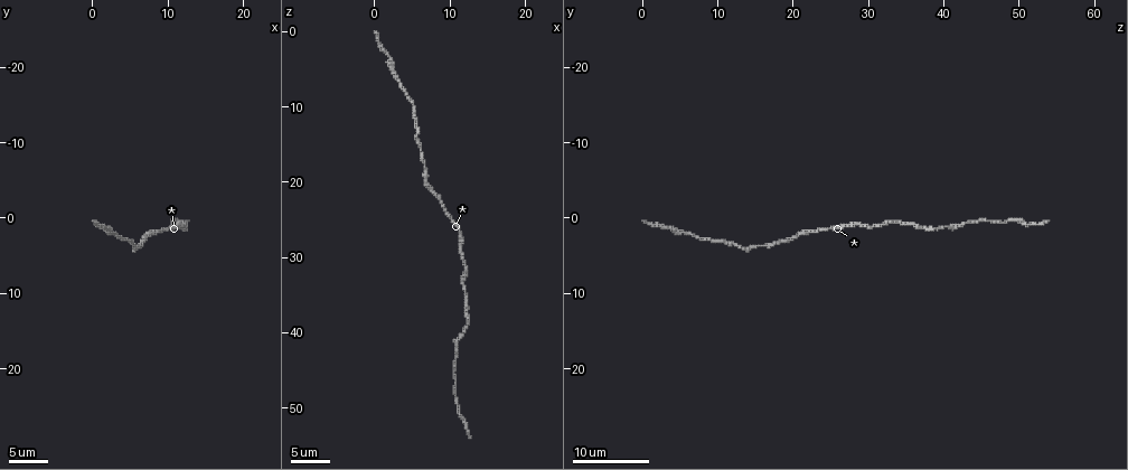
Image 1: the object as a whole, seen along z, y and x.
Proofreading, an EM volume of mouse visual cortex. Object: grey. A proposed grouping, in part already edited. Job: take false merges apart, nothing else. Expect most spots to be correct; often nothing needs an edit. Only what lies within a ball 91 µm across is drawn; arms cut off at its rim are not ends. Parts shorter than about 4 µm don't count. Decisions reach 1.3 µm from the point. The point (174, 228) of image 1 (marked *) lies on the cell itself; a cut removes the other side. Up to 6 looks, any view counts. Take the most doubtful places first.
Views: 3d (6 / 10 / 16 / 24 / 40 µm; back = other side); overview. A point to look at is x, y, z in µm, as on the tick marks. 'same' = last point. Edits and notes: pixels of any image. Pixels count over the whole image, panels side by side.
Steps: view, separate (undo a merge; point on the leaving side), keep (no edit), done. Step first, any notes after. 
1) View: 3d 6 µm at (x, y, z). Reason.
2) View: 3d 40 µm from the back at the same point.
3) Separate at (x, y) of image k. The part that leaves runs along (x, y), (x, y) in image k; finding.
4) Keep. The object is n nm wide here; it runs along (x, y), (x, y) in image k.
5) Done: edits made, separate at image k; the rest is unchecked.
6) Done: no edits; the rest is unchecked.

View: 3d 10 µm at (10.5, 0.5, 48.5). Thick turns thin.

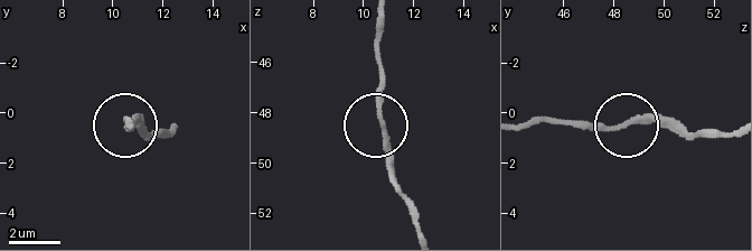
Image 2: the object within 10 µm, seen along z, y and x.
Keep. The object is 220 nm wide here; it runs along (382, 19), (375, 58), (382, 77), (382, 141), (393, 184) in image 2; all the same cell.

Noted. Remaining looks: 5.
View: 3d 10 µm at (5.0, 3.0, 11.0). Thick turns thin.

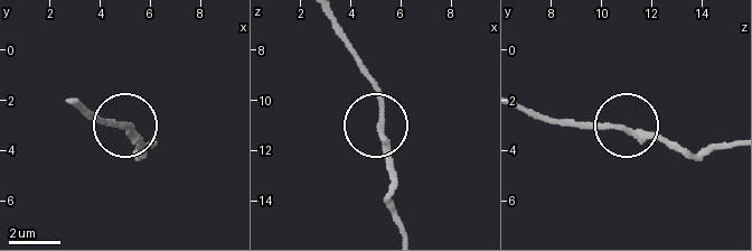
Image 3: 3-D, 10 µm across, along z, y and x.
View: 3d 10 µm from the back at (5.3, 3.2, 10.9). Other side.

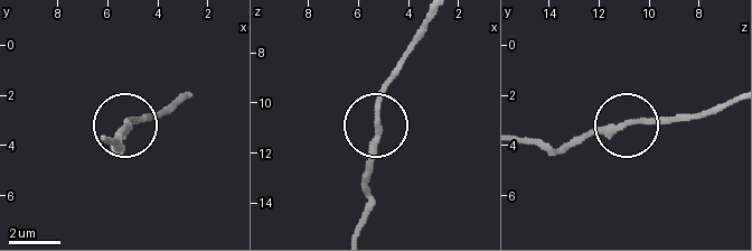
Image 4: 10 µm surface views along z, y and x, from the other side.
Keep. One cell here.

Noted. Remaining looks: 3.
View: 3d 10 µm at (11.5, 1.0, 40.0). Calibre changes.

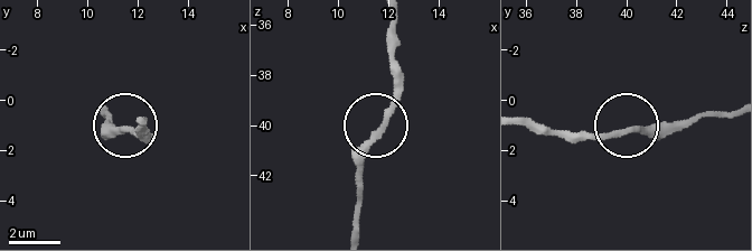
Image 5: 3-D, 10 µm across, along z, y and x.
Keep. It runs along (522, 122), (580, 136), (686, 129) in image 5; continuous, no second cell.

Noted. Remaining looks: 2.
Done: no edits; the rest is unchecked.

